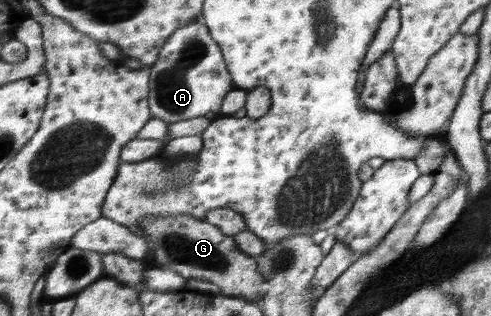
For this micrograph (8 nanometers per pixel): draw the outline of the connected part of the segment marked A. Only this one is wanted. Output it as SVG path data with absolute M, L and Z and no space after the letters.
M200 20L180 26L161 47L158 59L149 68L149 110L167 124L202 118L209 111L218 114L224 98L234 90L220 46L212 39L208 26Z

